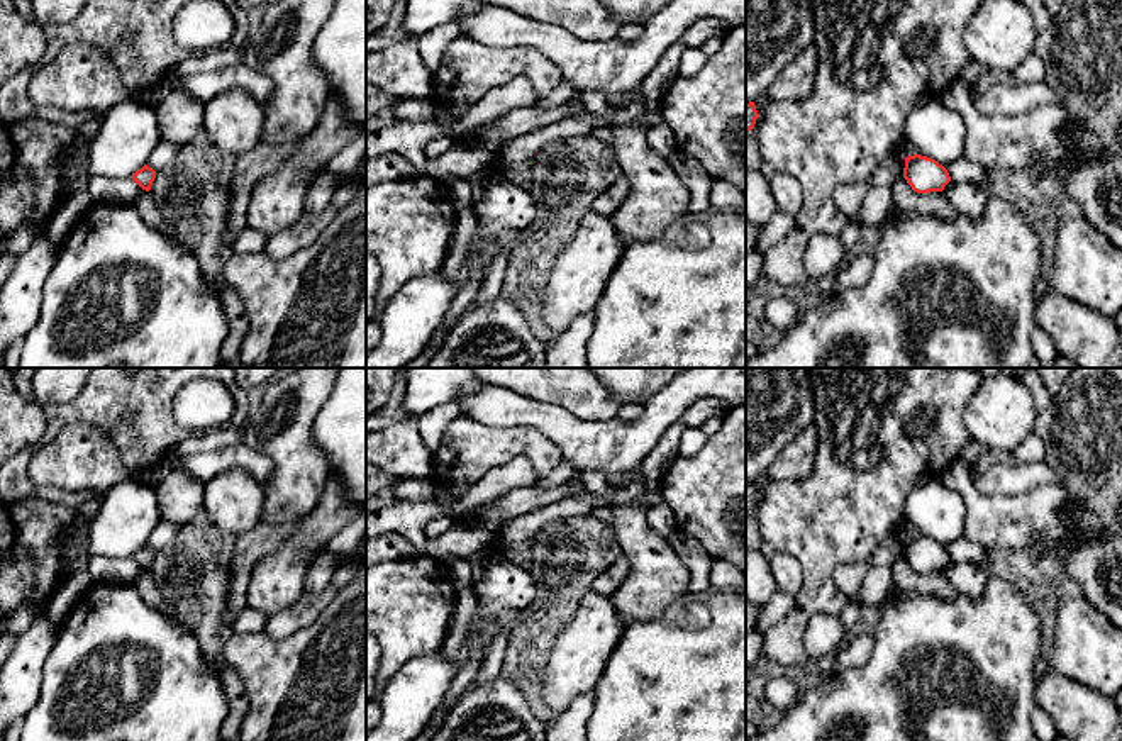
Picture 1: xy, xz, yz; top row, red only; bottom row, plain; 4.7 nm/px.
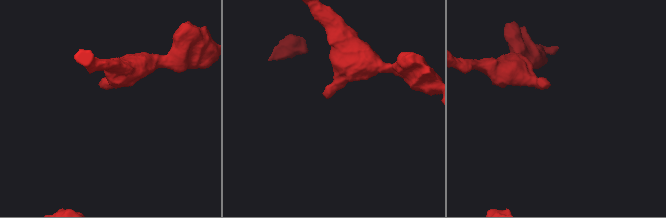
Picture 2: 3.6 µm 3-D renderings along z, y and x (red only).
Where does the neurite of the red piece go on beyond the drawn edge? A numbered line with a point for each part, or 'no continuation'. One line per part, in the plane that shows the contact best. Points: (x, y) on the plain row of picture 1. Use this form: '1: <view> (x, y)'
no continuation

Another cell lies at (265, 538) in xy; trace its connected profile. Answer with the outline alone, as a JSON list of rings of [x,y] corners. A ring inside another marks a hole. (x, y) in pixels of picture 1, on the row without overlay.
[[[300,521],[275,524],[259,522],[254,529],[236,538],[234,554],[229,561],[232,580],[229,588],[229,622],[234,624],[247,605],[247,583],[254,563],[268,553],[280,549],[300,527]]]

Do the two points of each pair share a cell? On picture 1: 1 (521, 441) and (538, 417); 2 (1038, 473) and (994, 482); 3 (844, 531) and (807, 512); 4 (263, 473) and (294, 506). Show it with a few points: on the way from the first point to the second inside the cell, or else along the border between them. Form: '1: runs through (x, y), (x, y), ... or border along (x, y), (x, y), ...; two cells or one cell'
1: border along (490, 426), (534, 426), (561, 451); two cells
2: runs through (1027, 475), (1004, 479); one cell
3: runs through (836, 523), (816, 521); one cell
4: border along (248, 446), (273, 465), (263, 485); two cells

